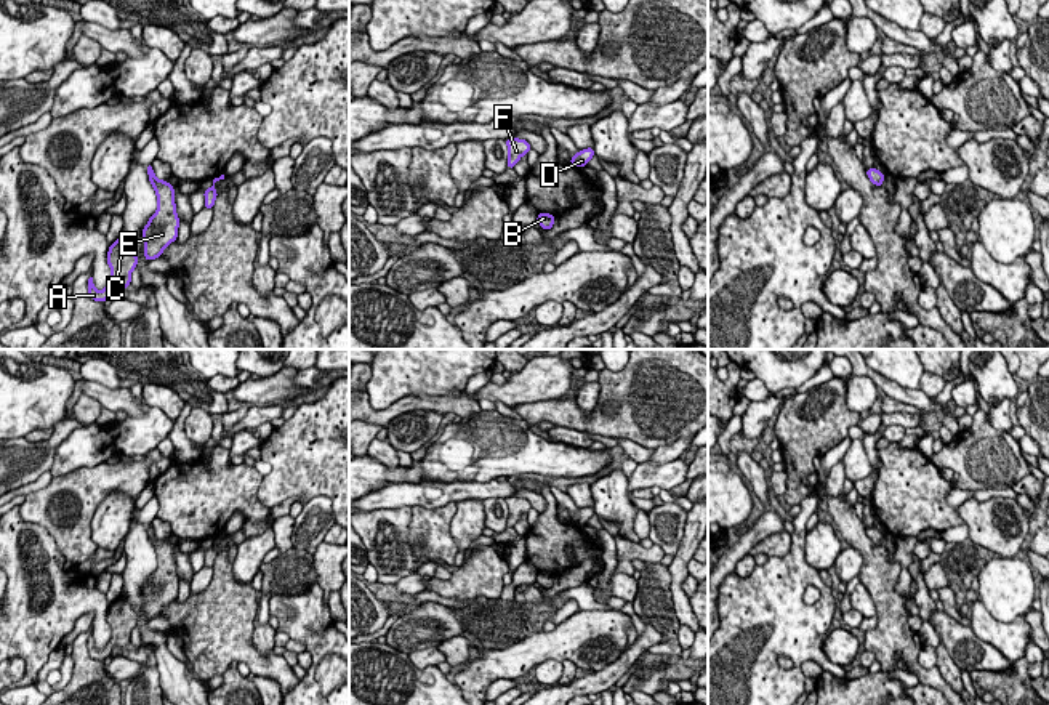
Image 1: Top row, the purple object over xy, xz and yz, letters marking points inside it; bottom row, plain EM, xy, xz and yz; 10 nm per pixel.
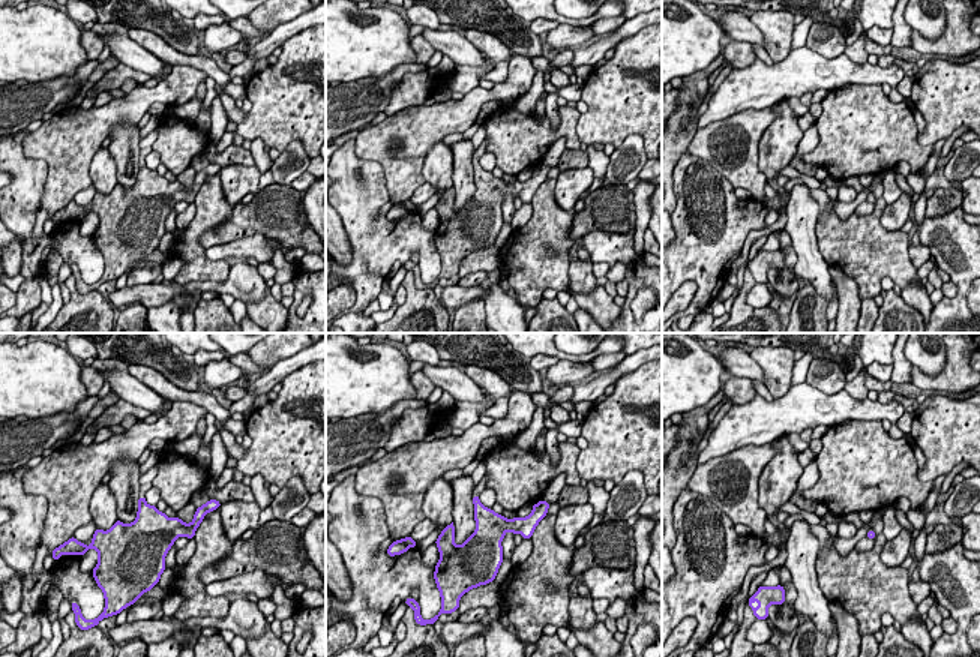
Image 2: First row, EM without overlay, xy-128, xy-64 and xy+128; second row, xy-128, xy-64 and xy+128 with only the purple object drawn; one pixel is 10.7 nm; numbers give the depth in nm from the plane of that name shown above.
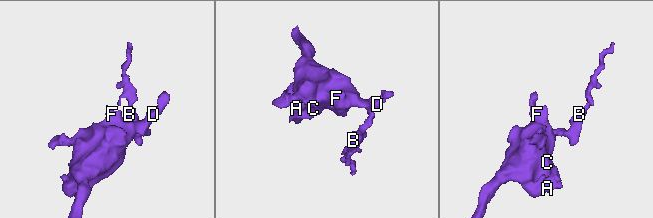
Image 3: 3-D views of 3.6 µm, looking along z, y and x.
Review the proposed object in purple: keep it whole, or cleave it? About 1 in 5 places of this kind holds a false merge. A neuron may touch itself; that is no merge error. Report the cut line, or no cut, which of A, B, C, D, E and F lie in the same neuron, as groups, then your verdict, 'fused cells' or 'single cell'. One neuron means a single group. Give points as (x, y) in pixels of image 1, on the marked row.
cut none; groups A B C D E F; single cell

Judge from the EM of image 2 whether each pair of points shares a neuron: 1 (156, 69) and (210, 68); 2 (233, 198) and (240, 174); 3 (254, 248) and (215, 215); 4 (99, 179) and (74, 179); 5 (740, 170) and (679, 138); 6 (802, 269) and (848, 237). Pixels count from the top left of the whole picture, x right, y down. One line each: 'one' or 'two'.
1: two
2: one
3: two
4: two
5: two
6: two

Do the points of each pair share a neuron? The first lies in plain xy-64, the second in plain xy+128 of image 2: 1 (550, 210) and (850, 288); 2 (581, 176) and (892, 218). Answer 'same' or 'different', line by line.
1: different
2: same

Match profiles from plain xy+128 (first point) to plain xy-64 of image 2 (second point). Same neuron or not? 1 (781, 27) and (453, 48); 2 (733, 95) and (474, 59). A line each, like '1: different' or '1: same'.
1: different
2: different

